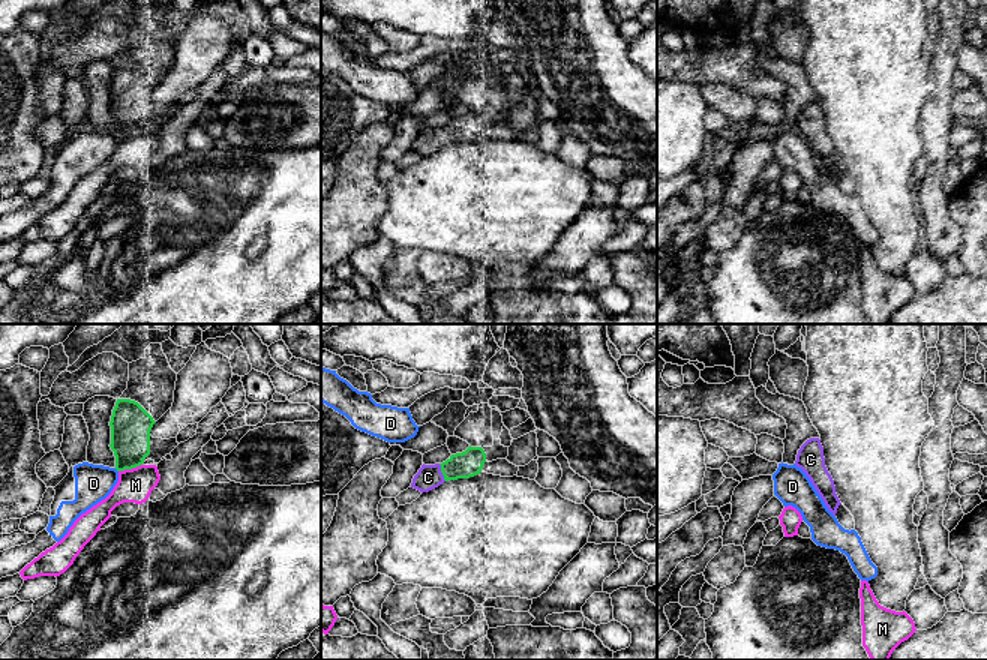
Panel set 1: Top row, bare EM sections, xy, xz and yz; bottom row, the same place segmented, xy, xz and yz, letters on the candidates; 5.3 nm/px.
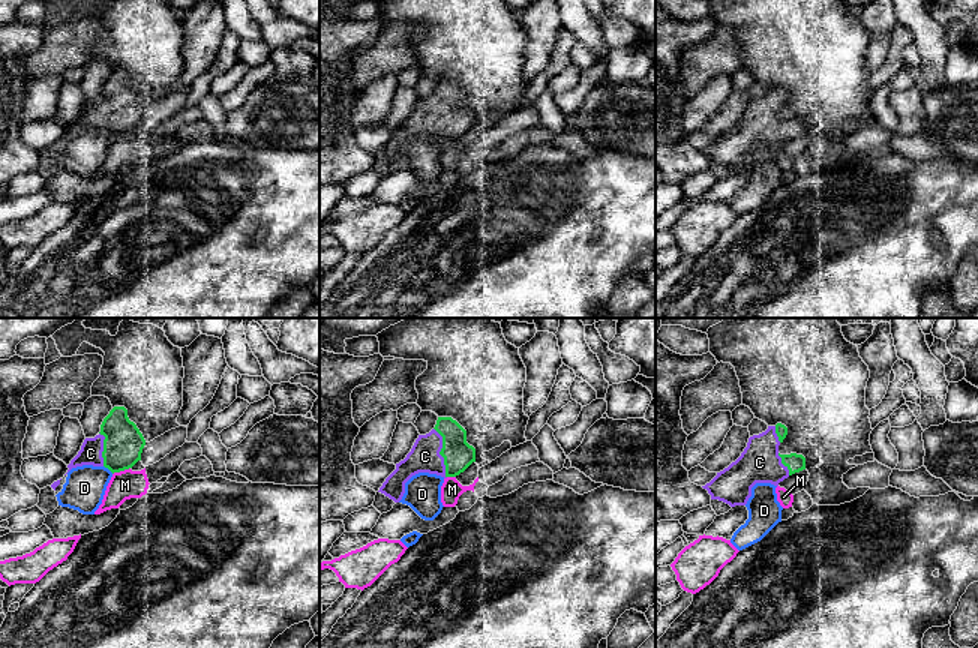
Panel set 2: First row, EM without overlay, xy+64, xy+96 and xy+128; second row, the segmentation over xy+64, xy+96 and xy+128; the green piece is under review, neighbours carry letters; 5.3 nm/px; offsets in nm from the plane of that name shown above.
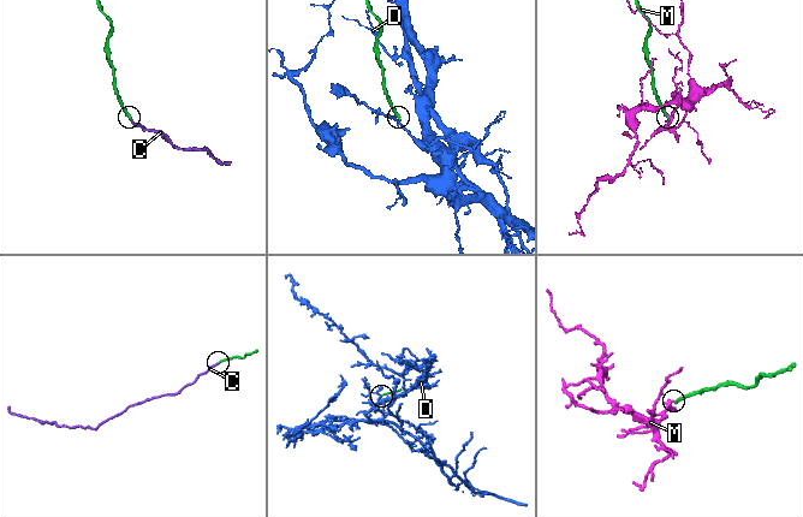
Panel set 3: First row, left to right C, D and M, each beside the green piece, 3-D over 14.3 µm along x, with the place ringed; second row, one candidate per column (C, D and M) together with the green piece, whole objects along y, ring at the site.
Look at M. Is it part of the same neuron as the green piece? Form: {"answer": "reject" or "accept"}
{"answer": "reject"}

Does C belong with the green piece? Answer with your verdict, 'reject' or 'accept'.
accept

